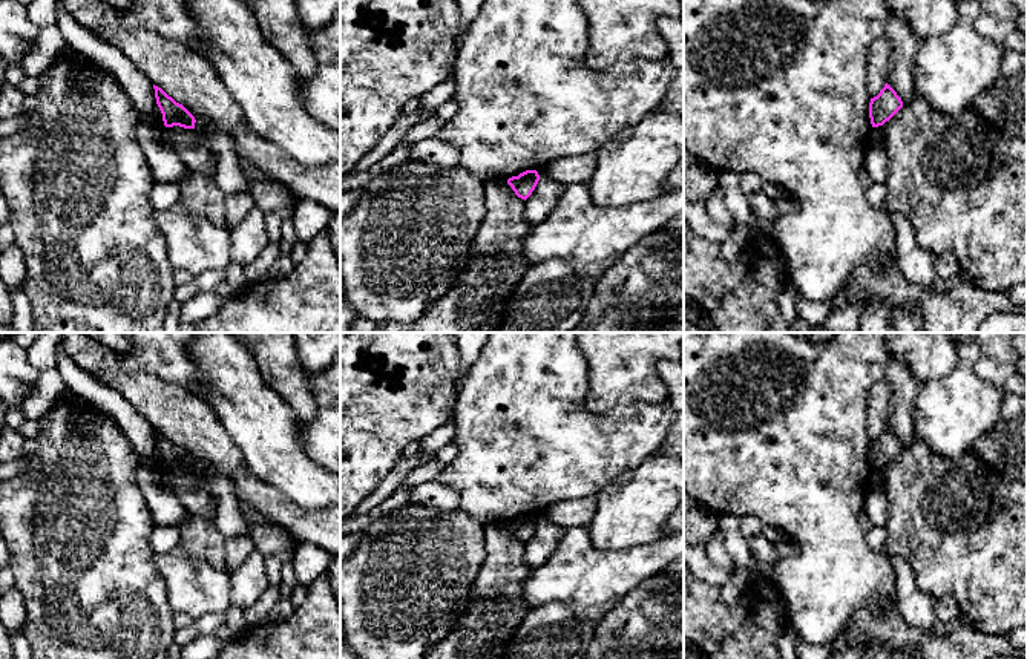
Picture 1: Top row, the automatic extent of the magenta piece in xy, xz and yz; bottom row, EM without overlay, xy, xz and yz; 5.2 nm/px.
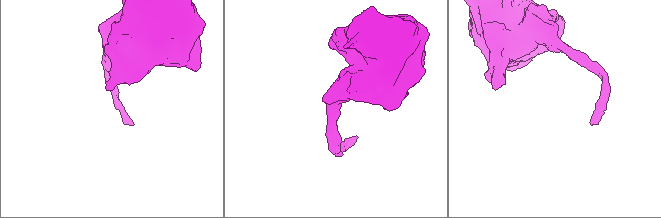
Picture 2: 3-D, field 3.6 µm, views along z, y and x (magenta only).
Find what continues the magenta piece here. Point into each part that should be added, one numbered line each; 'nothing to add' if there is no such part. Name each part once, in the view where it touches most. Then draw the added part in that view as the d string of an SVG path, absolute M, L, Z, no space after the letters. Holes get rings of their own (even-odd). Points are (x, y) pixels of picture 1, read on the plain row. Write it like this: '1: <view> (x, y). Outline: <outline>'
1: xy (195, 498). Outline: M179 469L167 470L167 480L185 510L213 523L216 503L202 486L196 472L184 472Z

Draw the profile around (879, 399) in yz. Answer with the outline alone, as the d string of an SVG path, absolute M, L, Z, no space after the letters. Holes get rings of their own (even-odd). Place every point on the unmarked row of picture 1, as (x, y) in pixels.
M884 379L874 383L868 397L868 435L871 441L877 440L886 428L889 397L891 386Z

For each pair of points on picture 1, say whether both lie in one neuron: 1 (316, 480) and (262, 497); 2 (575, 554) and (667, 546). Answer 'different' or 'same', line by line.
1: different
2: same

